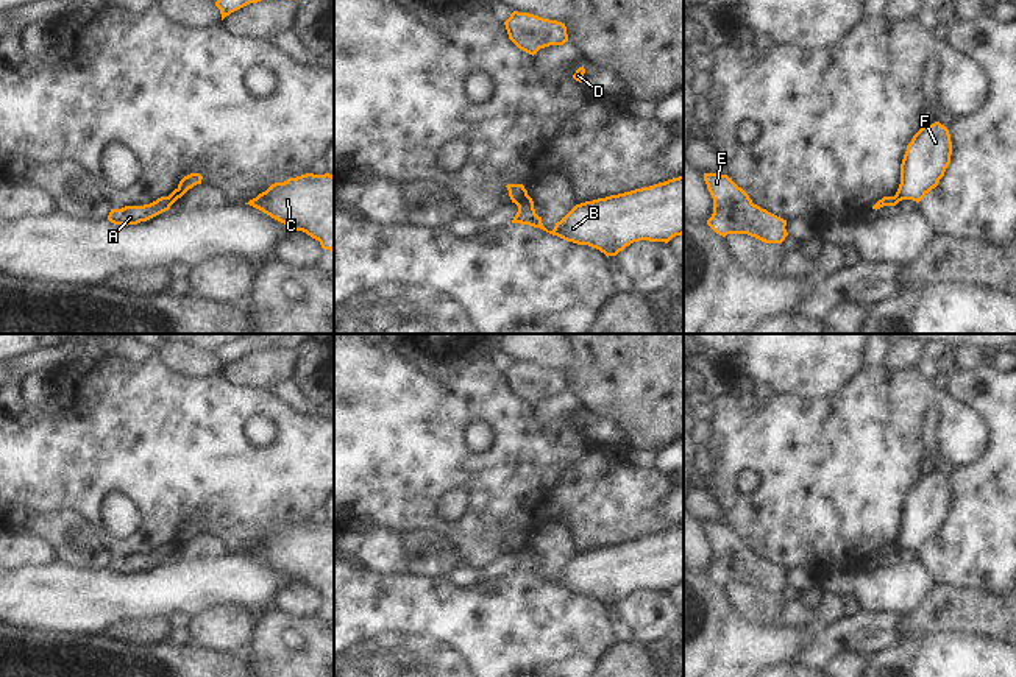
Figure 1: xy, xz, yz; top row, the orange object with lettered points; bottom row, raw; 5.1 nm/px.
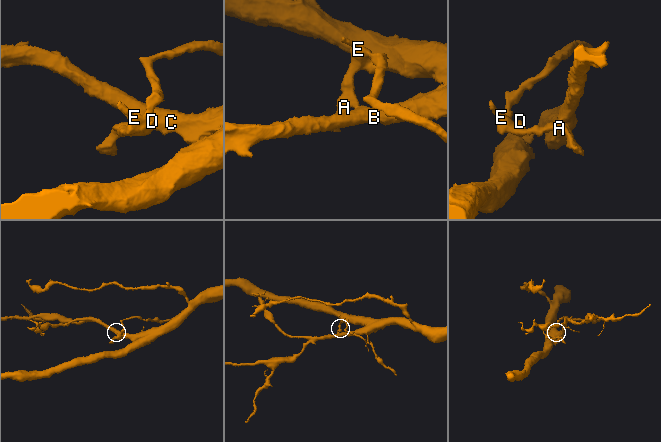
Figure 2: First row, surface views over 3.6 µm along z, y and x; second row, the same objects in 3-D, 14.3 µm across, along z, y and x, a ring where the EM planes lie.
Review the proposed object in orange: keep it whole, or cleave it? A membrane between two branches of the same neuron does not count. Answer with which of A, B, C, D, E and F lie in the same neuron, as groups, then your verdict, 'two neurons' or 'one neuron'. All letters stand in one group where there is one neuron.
groups A D E / B C F; two neurons

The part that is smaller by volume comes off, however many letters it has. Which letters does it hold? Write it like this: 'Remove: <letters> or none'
Remove: A, D, E

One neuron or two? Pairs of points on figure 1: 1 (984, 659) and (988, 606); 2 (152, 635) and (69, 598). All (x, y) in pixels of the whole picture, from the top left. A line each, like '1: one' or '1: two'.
1: two
2: two

